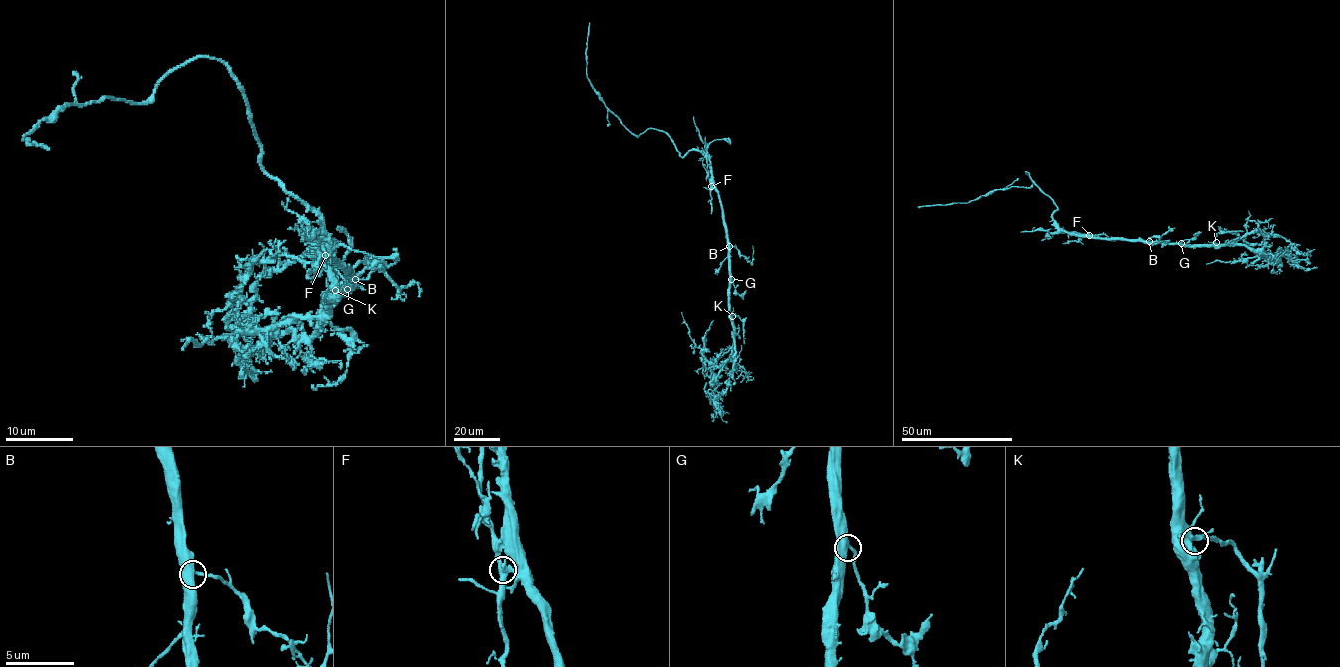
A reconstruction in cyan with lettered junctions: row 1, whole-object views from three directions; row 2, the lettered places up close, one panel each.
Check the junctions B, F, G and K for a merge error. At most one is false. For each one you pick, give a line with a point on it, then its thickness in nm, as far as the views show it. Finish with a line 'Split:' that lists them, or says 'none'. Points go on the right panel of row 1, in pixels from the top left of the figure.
F: Place: (1089, 235). Thickness 460 nm
Split: F

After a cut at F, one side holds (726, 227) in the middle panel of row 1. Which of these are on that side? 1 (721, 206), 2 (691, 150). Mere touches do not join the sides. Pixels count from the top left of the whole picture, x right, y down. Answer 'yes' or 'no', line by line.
1: yes
2: yes

